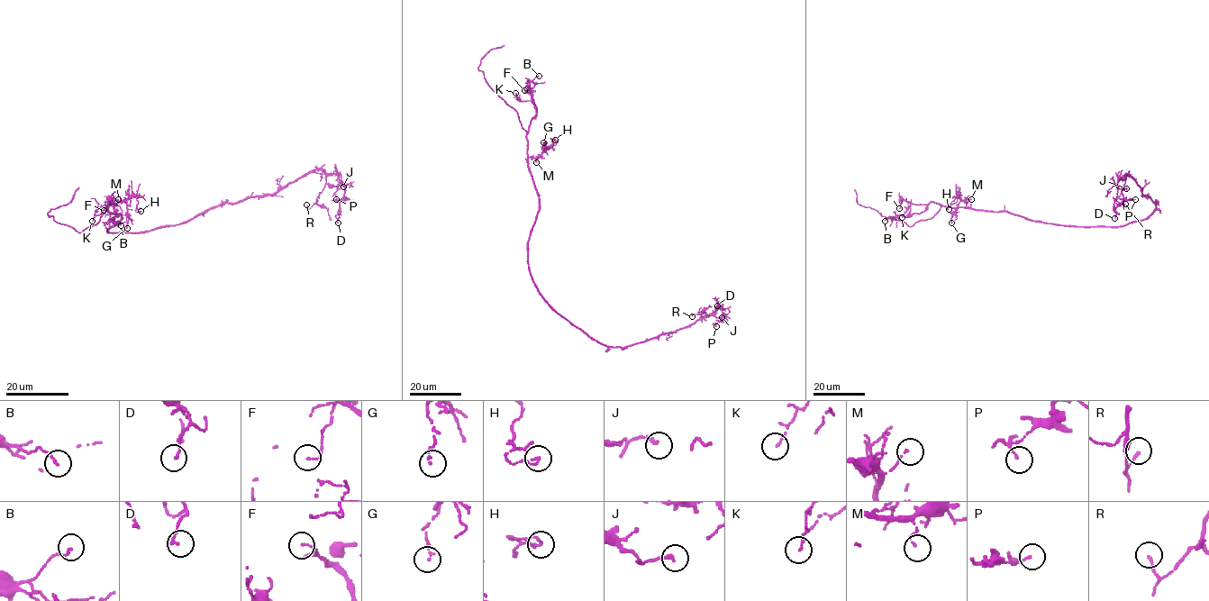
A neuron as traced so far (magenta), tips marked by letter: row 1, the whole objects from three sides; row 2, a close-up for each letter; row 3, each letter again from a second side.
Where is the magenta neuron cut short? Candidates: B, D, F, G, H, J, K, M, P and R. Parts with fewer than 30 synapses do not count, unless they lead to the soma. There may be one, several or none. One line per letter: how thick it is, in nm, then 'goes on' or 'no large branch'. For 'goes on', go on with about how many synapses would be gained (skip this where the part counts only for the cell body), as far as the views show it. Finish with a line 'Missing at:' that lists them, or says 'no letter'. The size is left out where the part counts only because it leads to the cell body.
B: 120 nm thick; no large branch
D: 120 nm thick; no large branch
F: 110 nm thick; no large branch
G: 110 nm thick; no large branch
H: 120 nm thick; no large branch
J: 180 nm thick; no large branch
K: 110 nm thick; no large branch
M: 90 nm thick; no large branch
P: 70 nm thick; no large branch
R: 130 nm thick; no large branch
Missing at: no letter

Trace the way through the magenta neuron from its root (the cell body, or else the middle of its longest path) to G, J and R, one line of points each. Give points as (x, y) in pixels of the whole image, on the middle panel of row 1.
G: (531, 272), (528, 240), (539, 208), (539, 197), (528, 158), (539, 156), (543, 142)
J: (531, 272), (539, 293), (553, 309), (611, 347), (628, 347), (658, 338), (707, 314), (722, 317)
R: (531, 272), (539, 293), (553, 309), (608, 346), (628, 347), (658, 338), (707, 315), (703, 313), (692, 316)

